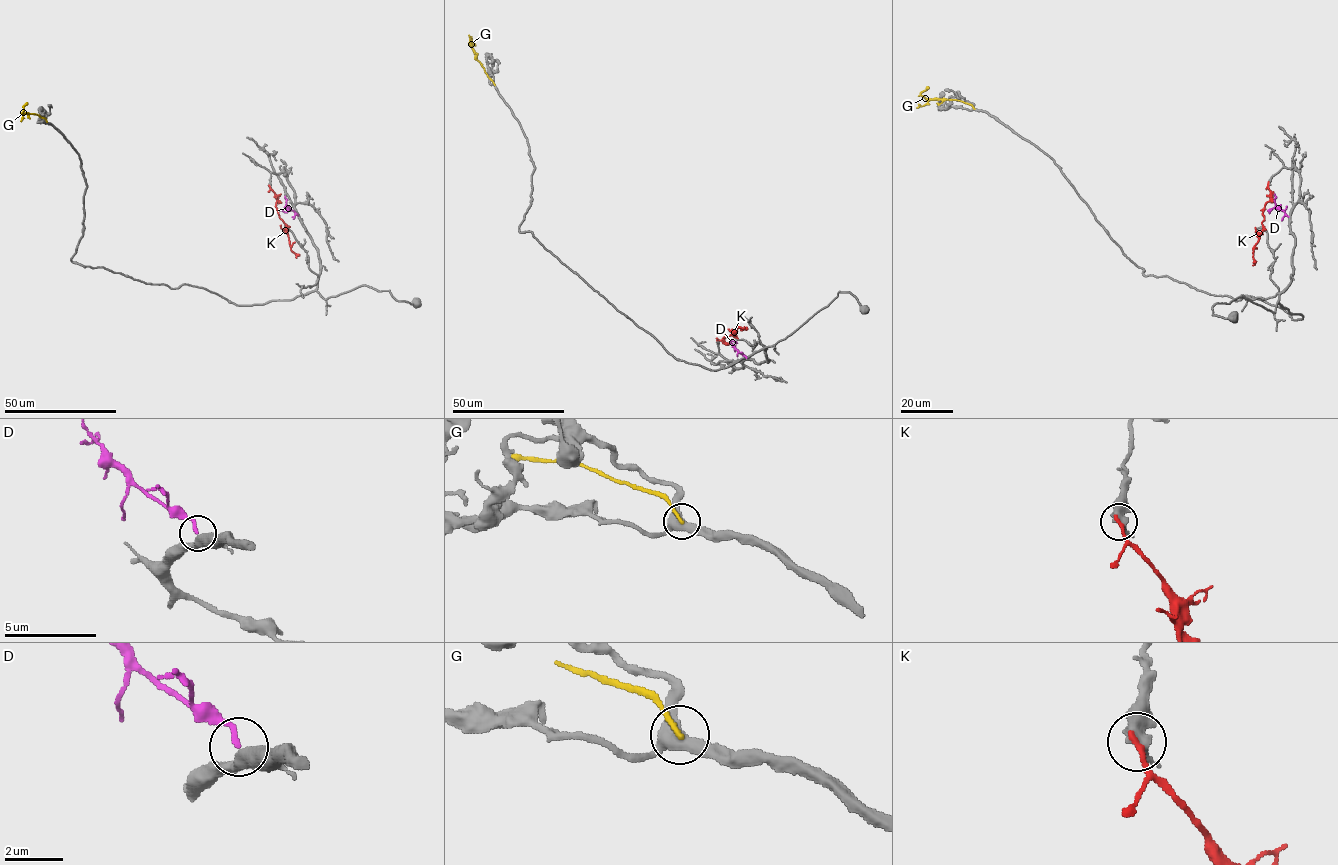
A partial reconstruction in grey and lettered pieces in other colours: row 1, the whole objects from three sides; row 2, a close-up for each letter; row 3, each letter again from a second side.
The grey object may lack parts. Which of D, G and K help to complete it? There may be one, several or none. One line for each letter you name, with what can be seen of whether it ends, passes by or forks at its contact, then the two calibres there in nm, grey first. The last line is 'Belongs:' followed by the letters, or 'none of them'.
D: it ends; calibres 460 and 160 nm
Belongs: D

